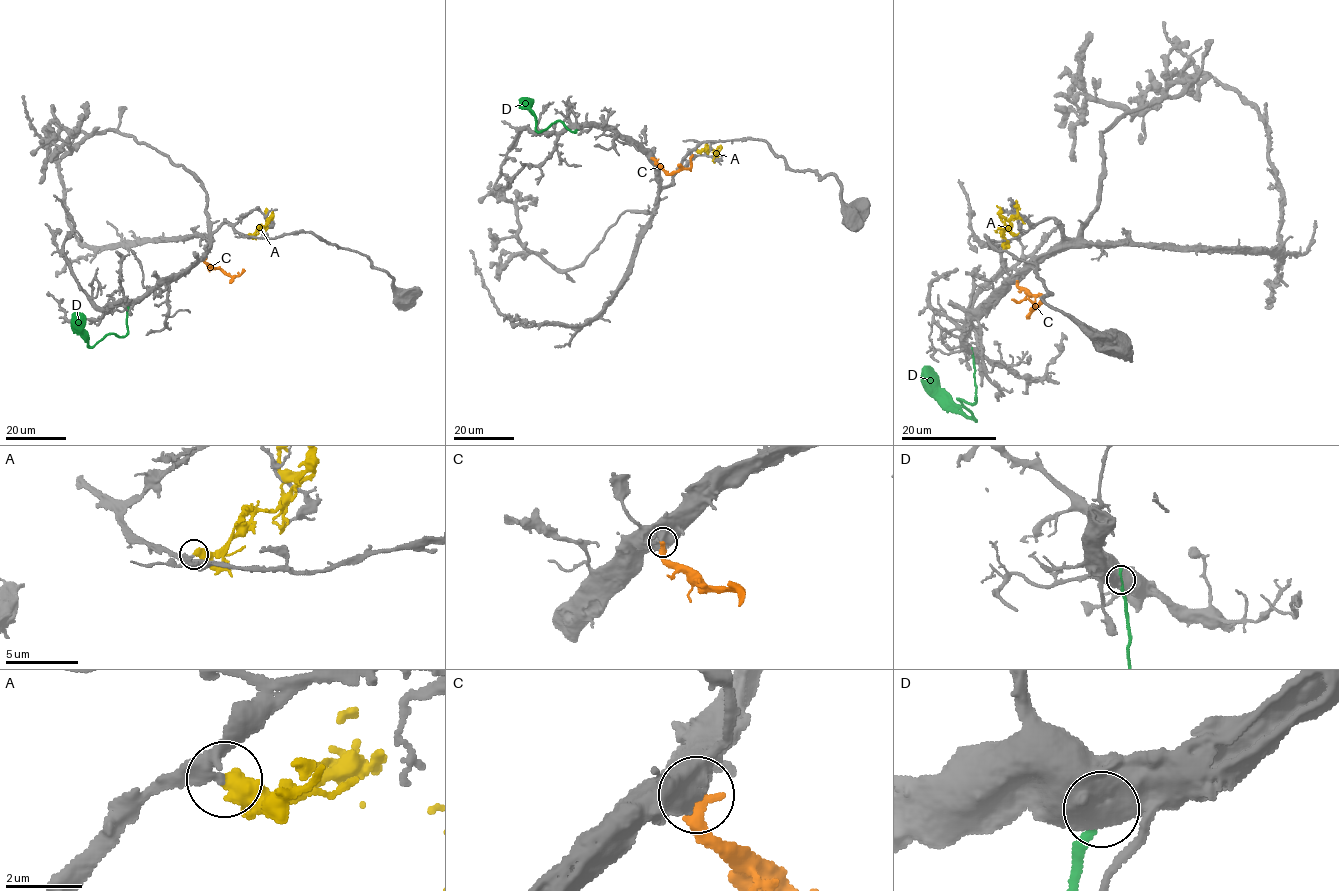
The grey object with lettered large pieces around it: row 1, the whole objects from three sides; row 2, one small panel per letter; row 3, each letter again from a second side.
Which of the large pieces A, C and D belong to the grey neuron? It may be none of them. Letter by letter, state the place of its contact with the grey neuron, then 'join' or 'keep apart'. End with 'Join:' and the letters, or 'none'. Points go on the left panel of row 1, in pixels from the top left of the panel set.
A: meets grey at (248, 235); keep apart
C: meets grey at (204, 259); join
D: meets grey at (129, 304); keep apart
Join: C

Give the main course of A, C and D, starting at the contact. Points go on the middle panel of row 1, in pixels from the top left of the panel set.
A: (696, 150), (712, 150), (717, 156), (714, 157)
C: (652, 158), (672, 174), (688, 169), (693, 155)
D: (577, 129), (569, 130), (560, 121), (555, 121), (538, 132), (536, 117), (522, 100)

